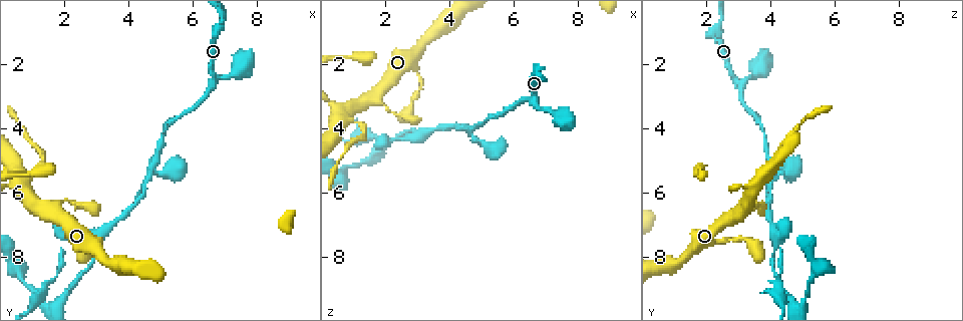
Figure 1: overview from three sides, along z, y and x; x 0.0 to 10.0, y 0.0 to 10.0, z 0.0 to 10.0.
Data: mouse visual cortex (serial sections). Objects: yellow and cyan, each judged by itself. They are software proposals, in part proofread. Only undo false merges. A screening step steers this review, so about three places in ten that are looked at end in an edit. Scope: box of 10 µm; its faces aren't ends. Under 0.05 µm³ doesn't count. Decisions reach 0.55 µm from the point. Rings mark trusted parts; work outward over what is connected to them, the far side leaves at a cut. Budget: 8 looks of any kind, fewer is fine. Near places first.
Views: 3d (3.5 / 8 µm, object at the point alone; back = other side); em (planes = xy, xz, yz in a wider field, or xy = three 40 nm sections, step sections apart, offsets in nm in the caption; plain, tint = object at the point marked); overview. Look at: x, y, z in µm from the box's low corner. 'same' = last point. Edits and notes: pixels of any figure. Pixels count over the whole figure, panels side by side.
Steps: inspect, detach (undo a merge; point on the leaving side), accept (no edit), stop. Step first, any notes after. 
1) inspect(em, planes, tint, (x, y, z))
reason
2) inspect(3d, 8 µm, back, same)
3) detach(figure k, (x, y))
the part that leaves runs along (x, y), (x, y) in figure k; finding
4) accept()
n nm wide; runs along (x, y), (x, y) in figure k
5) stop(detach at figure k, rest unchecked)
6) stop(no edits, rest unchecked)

inspect(3d, 3.5 µm, back, (6.60, 2.60, 3.00))

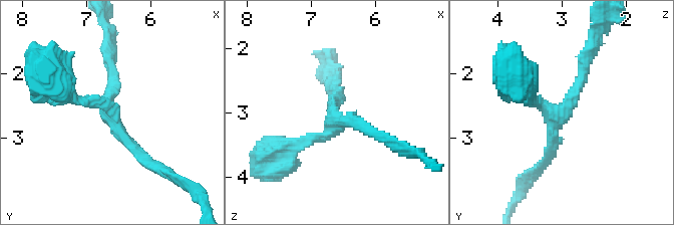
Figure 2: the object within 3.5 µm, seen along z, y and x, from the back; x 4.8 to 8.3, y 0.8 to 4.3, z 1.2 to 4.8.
inspect(em, xy, step 1, tint, (6.60, 2.55, 2.90))
3 arms; arms of 200, 200, 200 nm

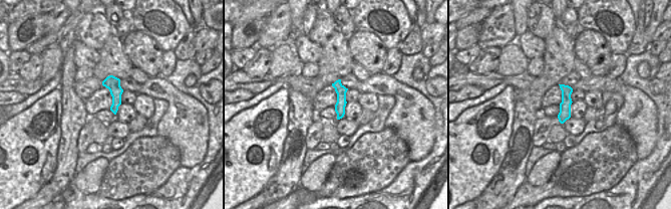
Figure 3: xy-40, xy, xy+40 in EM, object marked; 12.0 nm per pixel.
accept()
one cell here

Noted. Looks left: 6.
inspect(3d, 3.5 µm, (4.75, 5.40, 4.05))
three arms meet

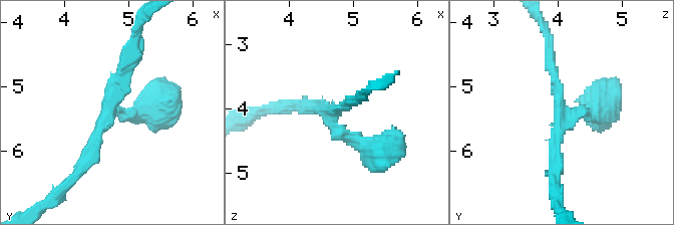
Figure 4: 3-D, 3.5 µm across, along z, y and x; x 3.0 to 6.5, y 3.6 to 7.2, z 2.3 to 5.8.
inspect(em, xy, step 2, tint, (4.70, 5.35, 4.00))
3 arms; arms of 150, 150, 250 nm

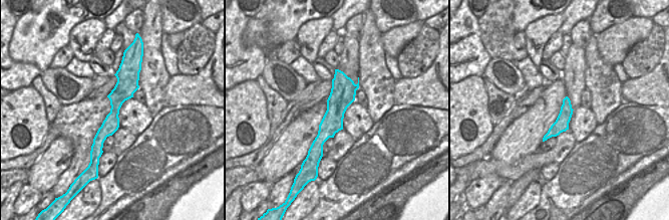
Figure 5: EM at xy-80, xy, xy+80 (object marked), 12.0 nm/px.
inspect(em, xy, step 1, tint, same)

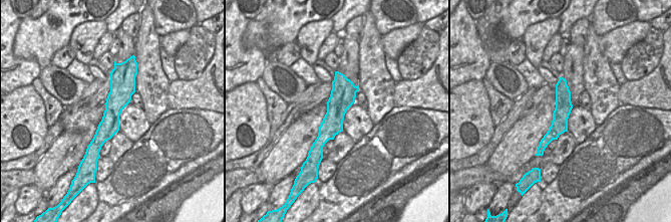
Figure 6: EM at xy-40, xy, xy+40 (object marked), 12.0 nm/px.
accept()
runs along (118, 67), (118, 97), (96, 151) in figure 6; all the same cell

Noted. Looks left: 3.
inspect(3d, 3.5 µm, (2.10, 7.40, 4.35))
arms part here

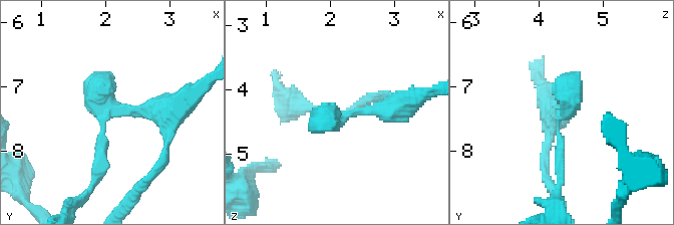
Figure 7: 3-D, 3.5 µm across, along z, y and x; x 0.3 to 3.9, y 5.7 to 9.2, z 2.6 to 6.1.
inspect(em, planes, tint, (2.00, 7.40, 4.40))
now the EM

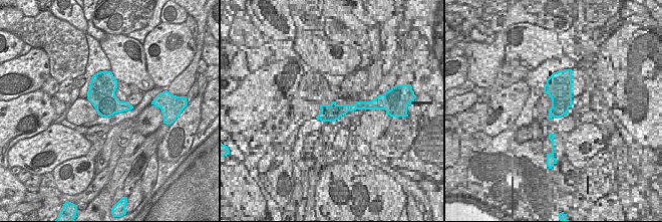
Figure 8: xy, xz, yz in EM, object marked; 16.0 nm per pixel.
detach(figure 7, (102, 155))
the part that leaves runs along (102, 123), (95, 181), (68, 209) in figure 7; two cells meet here

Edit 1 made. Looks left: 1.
stop(detach at figure 7, rest unchecked)

